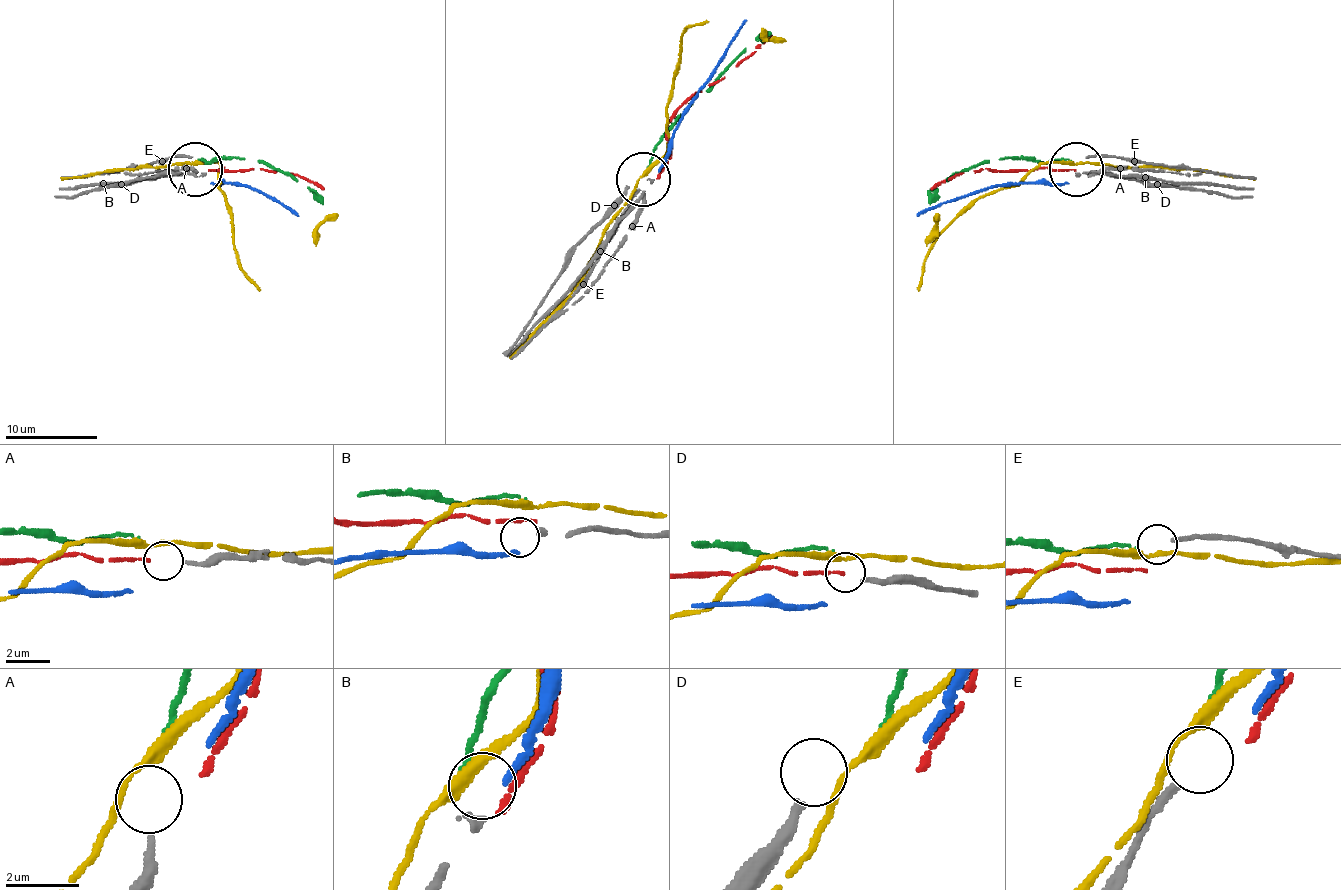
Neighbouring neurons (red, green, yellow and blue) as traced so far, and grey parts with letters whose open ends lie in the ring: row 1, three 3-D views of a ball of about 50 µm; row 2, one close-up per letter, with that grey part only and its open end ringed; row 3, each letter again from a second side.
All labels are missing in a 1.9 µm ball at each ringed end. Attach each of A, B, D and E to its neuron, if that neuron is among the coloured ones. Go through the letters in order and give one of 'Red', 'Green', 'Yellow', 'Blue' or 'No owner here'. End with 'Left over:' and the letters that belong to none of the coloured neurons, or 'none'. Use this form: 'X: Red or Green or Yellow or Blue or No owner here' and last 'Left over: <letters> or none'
A: No owner here
B: No owner here
D: No owner here
E: No owner here
Left over: A, B, D, E

